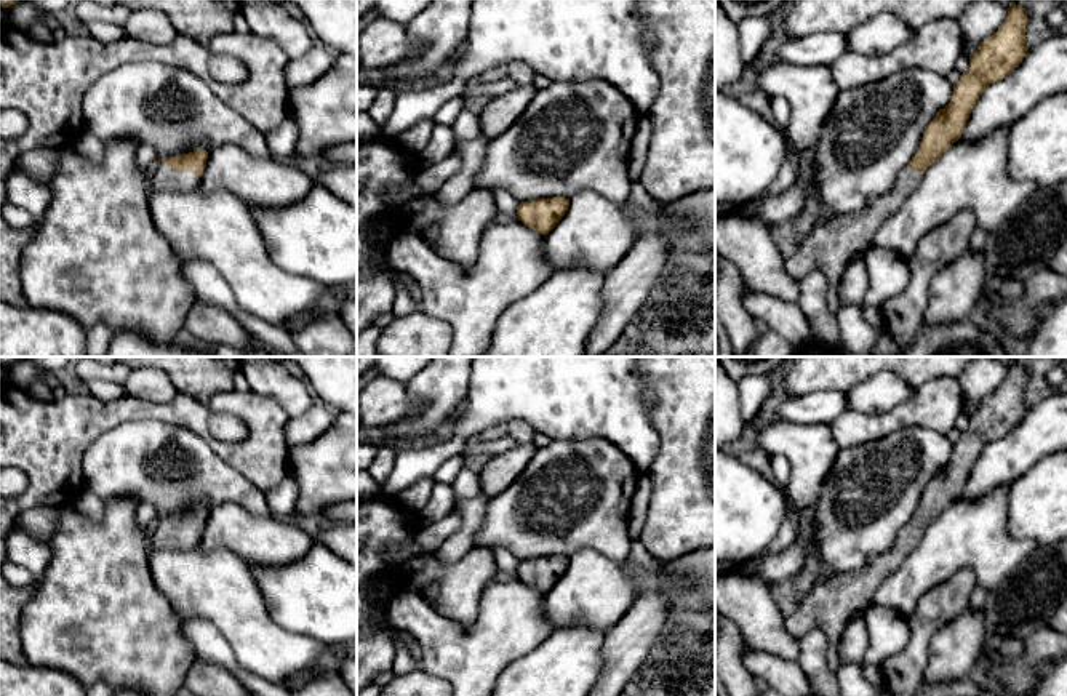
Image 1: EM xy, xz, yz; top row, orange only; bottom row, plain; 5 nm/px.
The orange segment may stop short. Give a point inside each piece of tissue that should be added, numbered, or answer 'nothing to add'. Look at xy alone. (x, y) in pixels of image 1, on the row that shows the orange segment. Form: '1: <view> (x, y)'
1: xy (163, 178)

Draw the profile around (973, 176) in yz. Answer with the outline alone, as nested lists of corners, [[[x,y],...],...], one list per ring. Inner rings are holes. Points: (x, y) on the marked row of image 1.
[[[1005,126],[979,141],[961,136],[953,142],[901,208],[881,222],[872,245],[907,259],[921,237],[960,211],[973,211],[976,227],[987,234],[1005,224],[1037,189],[1008,174],[1009,131]]]

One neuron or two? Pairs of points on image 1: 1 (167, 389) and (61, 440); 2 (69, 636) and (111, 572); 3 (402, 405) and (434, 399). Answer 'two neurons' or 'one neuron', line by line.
1: two neurons
2: one neuron
3: two neurons

